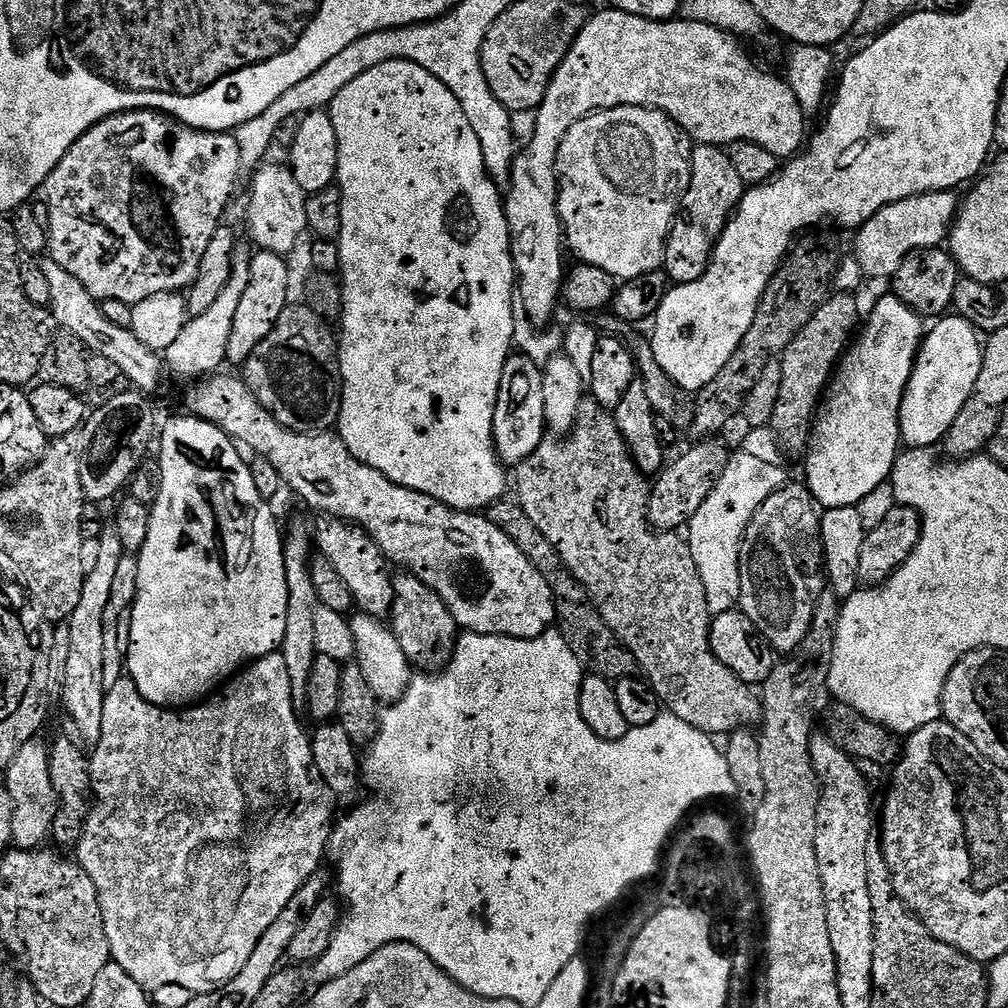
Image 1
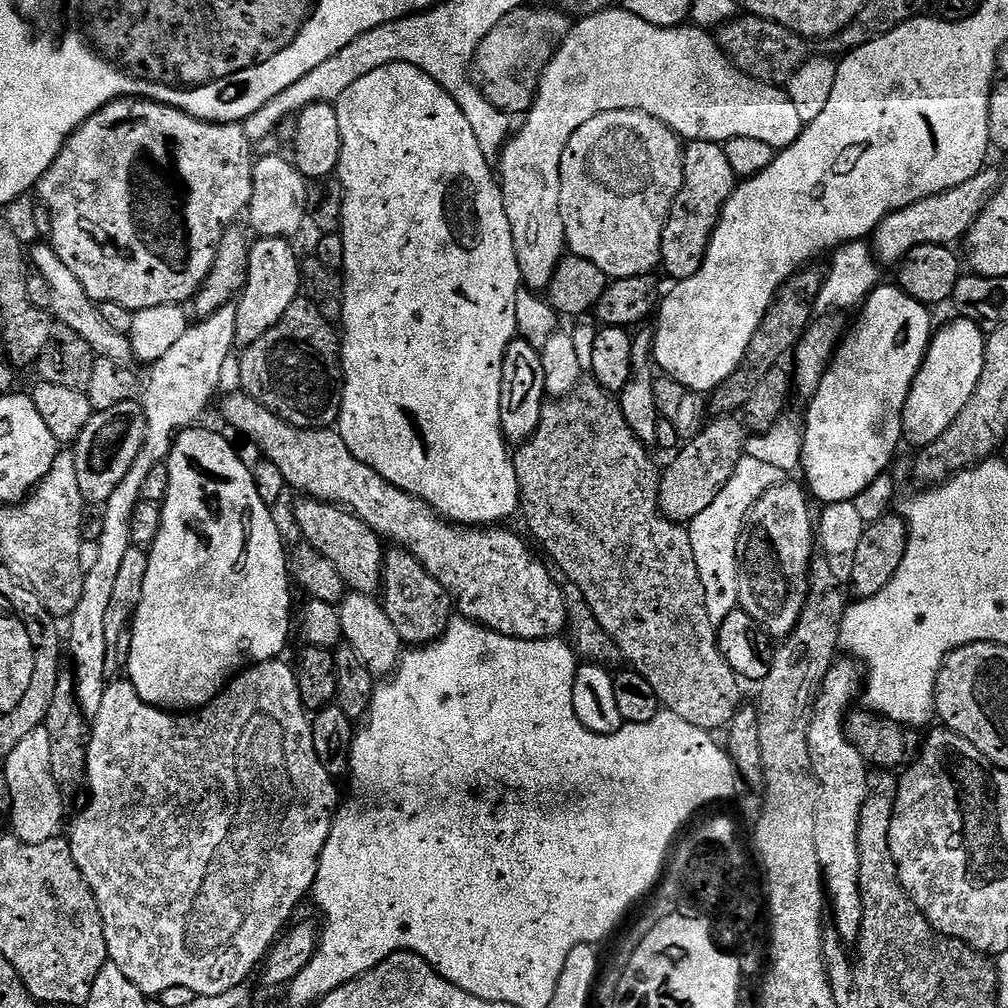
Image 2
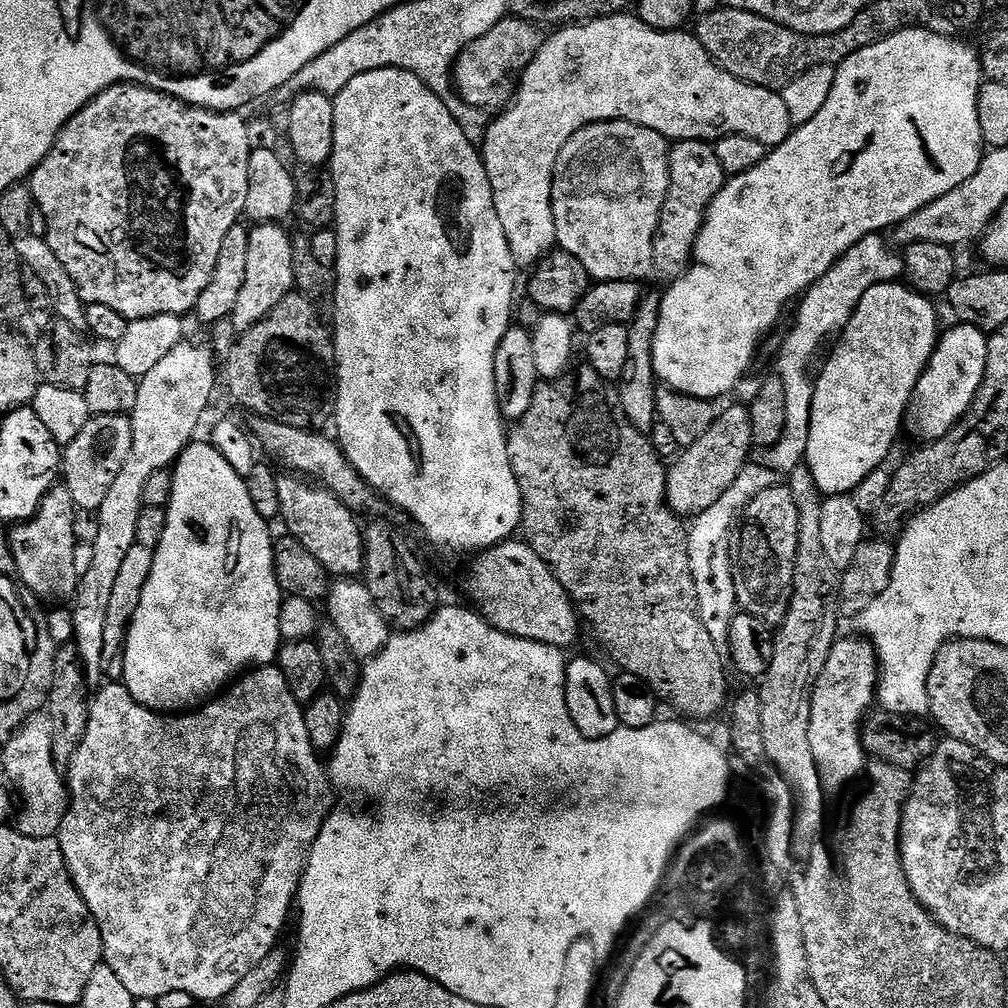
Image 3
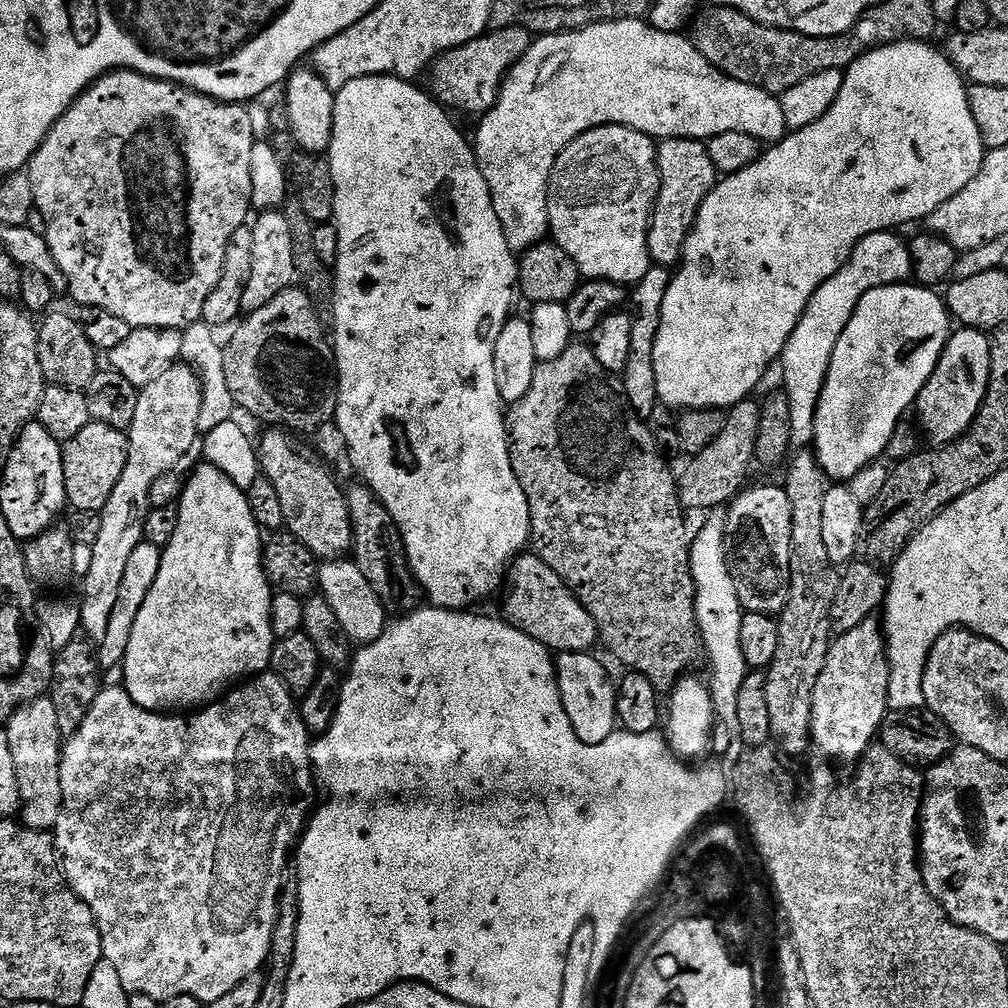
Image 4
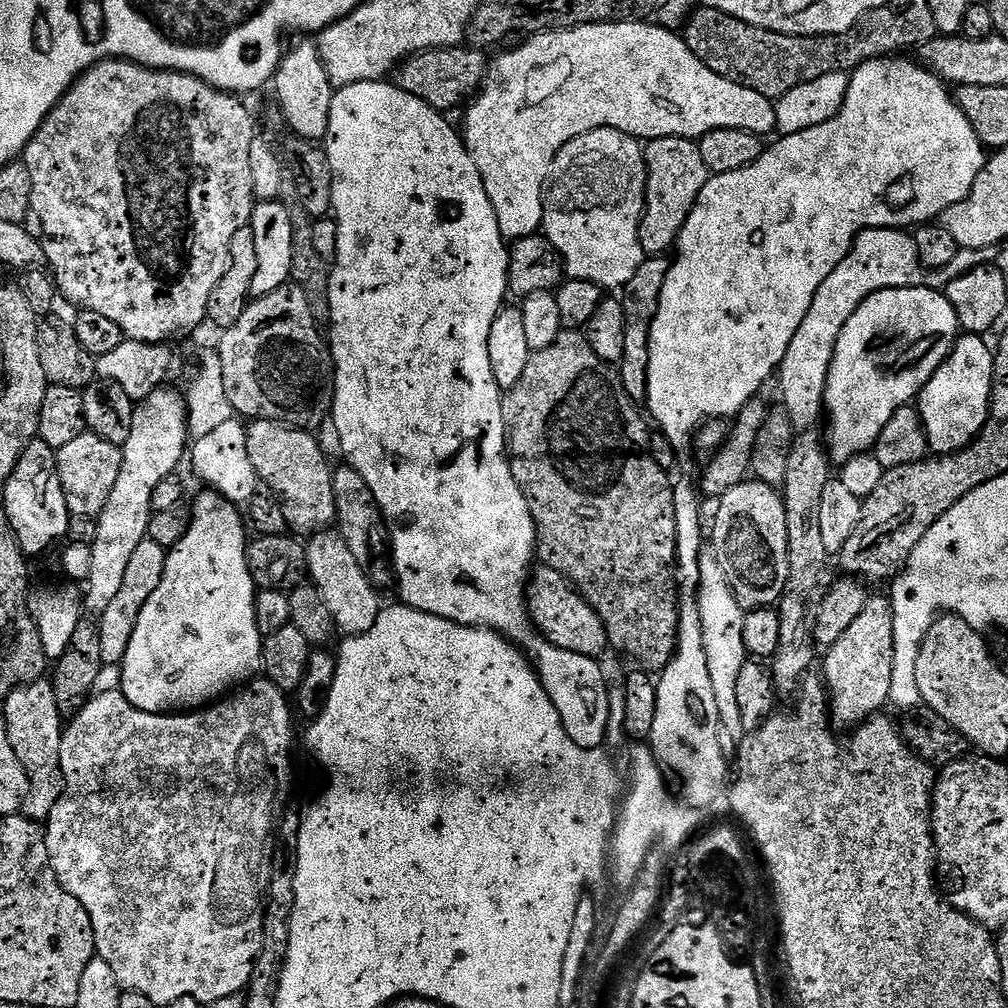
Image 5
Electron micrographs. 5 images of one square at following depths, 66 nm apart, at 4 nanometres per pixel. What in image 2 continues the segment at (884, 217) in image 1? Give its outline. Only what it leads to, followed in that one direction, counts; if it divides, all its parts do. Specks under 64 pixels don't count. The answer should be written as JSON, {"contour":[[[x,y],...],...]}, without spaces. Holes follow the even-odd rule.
{"contour":[[[992,166],[985,167],[970,182],[962,182],[962,186],[954,186],[954,190],[946,190],[937,196],[911,204],[901,212],[888,216],[877,226],[874,233],[874,251],[881,265],[899,265],[904,255],[923,244],[955,245],[955,240],[963,241],[974,222],[984,213],[984,207],[992,201],[992,196],[1002,183],[1000,172]]]}

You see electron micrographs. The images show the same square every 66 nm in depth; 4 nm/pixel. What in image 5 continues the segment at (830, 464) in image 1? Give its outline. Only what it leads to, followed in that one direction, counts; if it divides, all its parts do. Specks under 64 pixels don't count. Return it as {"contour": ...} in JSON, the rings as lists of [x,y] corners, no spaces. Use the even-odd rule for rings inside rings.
{"contour":[[[931,286],[878,290],[874,294],[870,294],[870,298],[866,298],[862,302],[862,306],[858,306],[858,310],[854,310],[854,314],[850,314],[850,322],[846,322],[846,326],[842,326],[842,334],[838,334],[838,342],[834,346],[834,358],[832,359],[830,374],[826,382],[826,390],[824,391],[826,424],[828,420],[826,451],[833,465],[842,466],[846,462],[853,460],[856,456],[871,453],[873,449],[875,449],[878,438],[882,434],[882,430],[886,430],[886,422],[890,422],[890,418],[894,418],[896,411],[900,408],[909,407],[909,405],[919,397],[920,391],[926,386],[926,382],[930,382],[930,378],[934,378],[938,366],[942,366],[942,362],[946,362],[946,358],[951,354],[952,348],[956,344],[961,332],[960,323],[954,314],[954,306],[950,306],[947,295],[945,295],[943,291],[937,290]]]}

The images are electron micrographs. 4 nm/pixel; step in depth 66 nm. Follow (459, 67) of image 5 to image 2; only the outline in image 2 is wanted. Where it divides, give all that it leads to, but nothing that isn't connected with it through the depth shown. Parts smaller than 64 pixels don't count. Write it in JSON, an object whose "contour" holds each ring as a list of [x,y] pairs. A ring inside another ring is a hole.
{"contour":[[[525,6],[516,8],[510,14],[506,14],[506,18],[502,18],[502,22],[498,22],[498,26],[494,26],[494,30],[490,30],[490,34],[486,34],[486,38],[482,38],[482,42],[476,51],[474,72],[478,77],[482,95],[495,108],[503,112],[509,114],[515,114],[515,112],[520,112],[519,114],[527,113],[536,100],[536,87],[540,85],[540,75],[544,73],[546,66],[554,58],[557,50],[560,49],[560,44],[568,36],[572,25],[573,21],[568,13],[559,12],[556,8]]]}

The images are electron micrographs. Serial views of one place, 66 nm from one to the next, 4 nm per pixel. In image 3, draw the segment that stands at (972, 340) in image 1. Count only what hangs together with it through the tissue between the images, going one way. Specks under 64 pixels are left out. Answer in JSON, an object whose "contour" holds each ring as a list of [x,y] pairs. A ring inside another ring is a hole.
{"contour":[[[957,323],[936,341],[930,362],[918,378],[916,389],[908,403],[906,432],[919,442],[935,442],[957,427],[980,389],[986,370],[989,337],[980,328]]]}

